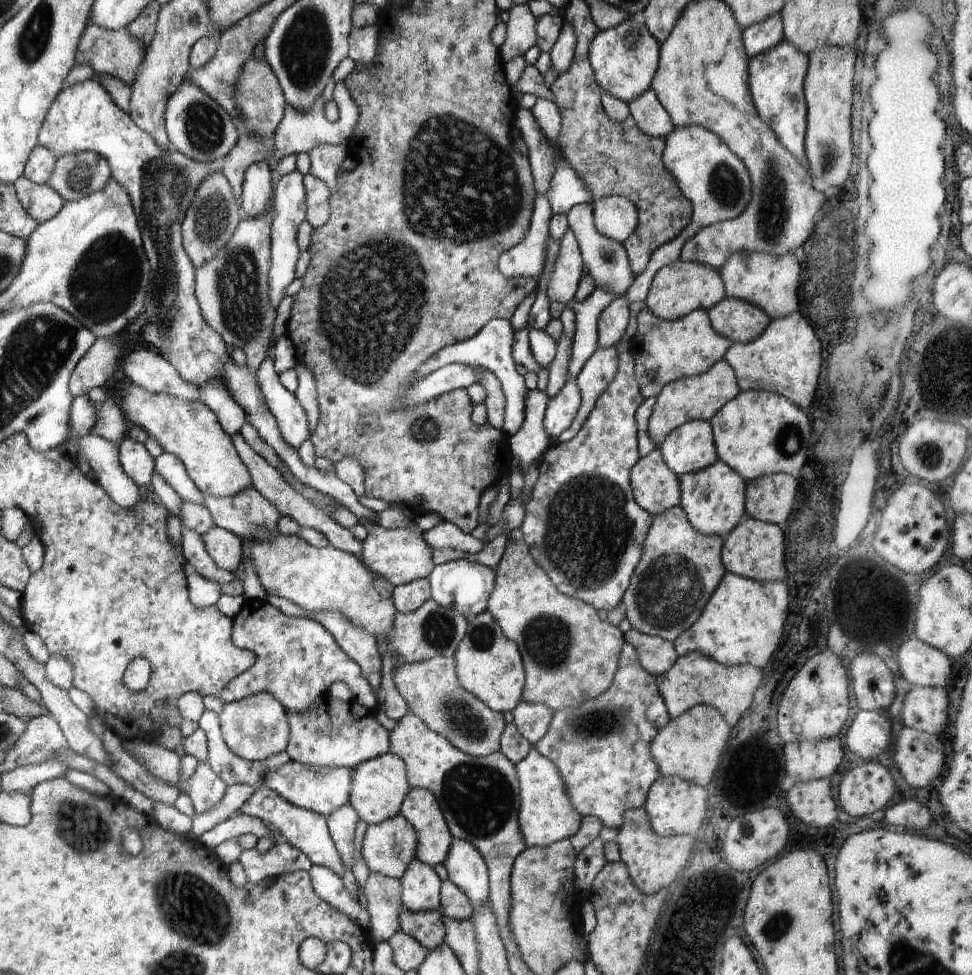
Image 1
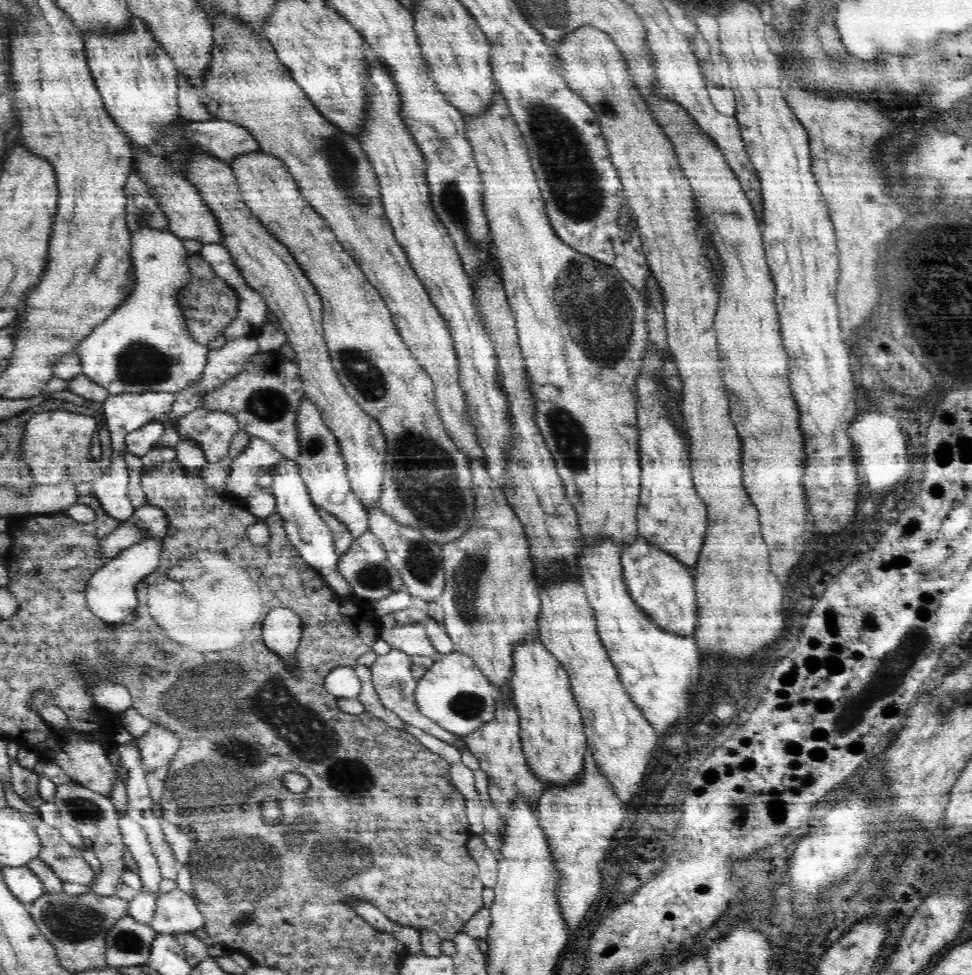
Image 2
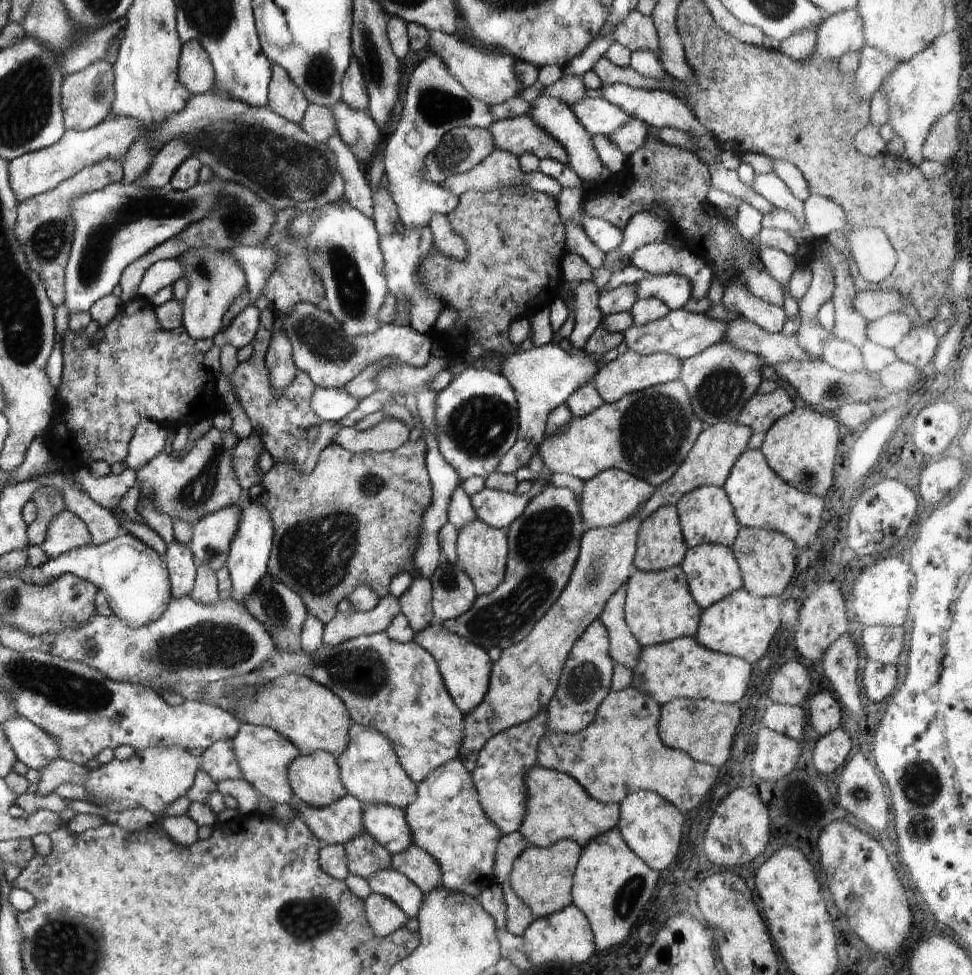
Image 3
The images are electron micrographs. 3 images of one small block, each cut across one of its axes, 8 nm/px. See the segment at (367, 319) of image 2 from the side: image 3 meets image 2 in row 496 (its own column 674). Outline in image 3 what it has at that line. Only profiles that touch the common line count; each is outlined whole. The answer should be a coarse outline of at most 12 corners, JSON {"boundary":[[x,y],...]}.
{"boundary":[[678,378],[572,417],[551,473],[659,487],[704,427]]}

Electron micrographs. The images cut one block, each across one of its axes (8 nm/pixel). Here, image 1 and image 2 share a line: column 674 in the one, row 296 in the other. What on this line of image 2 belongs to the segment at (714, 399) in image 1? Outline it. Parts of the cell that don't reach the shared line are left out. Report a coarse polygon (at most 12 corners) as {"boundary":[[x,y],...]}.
{"boundary":[[211,18],[188,121],[242,126],[378,289],[439,418],[485,466],[454,341],[356,138],[262,32]]}

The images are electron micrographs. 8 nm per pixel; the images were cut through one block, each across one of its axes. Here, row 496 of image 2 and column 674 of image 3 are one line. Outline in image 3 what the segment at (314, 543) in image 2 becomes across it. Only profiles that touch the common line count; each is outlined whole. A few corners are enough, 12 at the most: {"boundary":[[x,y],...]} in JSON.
{"boundary":[[651,275],[634,286],[637,300],[654,297],[670,310],[692,299],[685,276]]}

